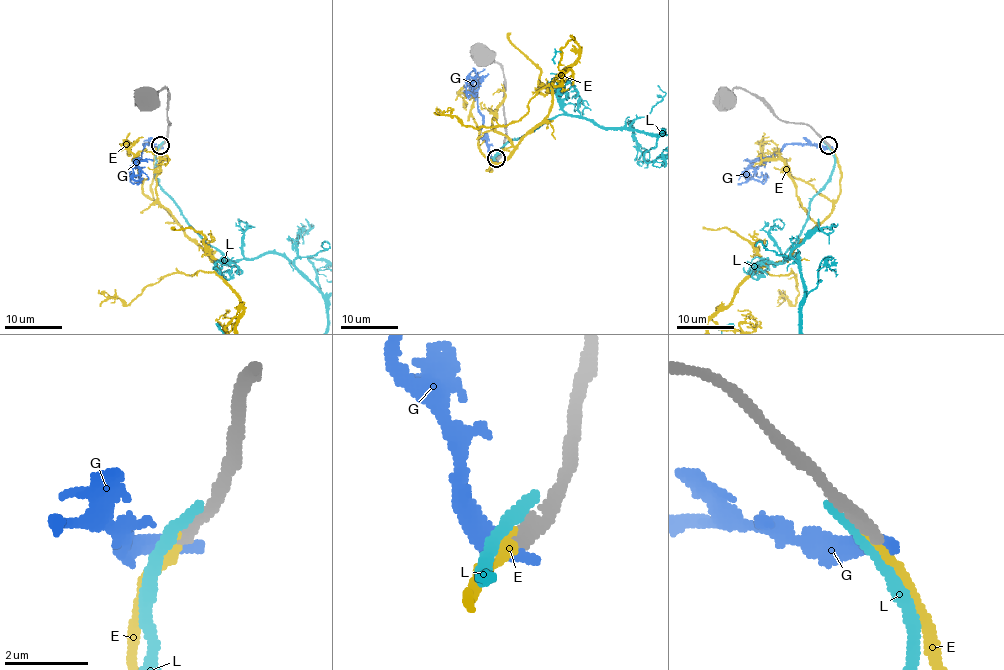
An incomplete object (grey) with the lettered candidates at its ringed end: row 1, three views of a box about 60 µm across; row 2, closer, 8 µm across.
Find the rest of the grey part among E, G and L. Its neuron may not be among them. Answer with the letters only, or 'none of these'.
E

